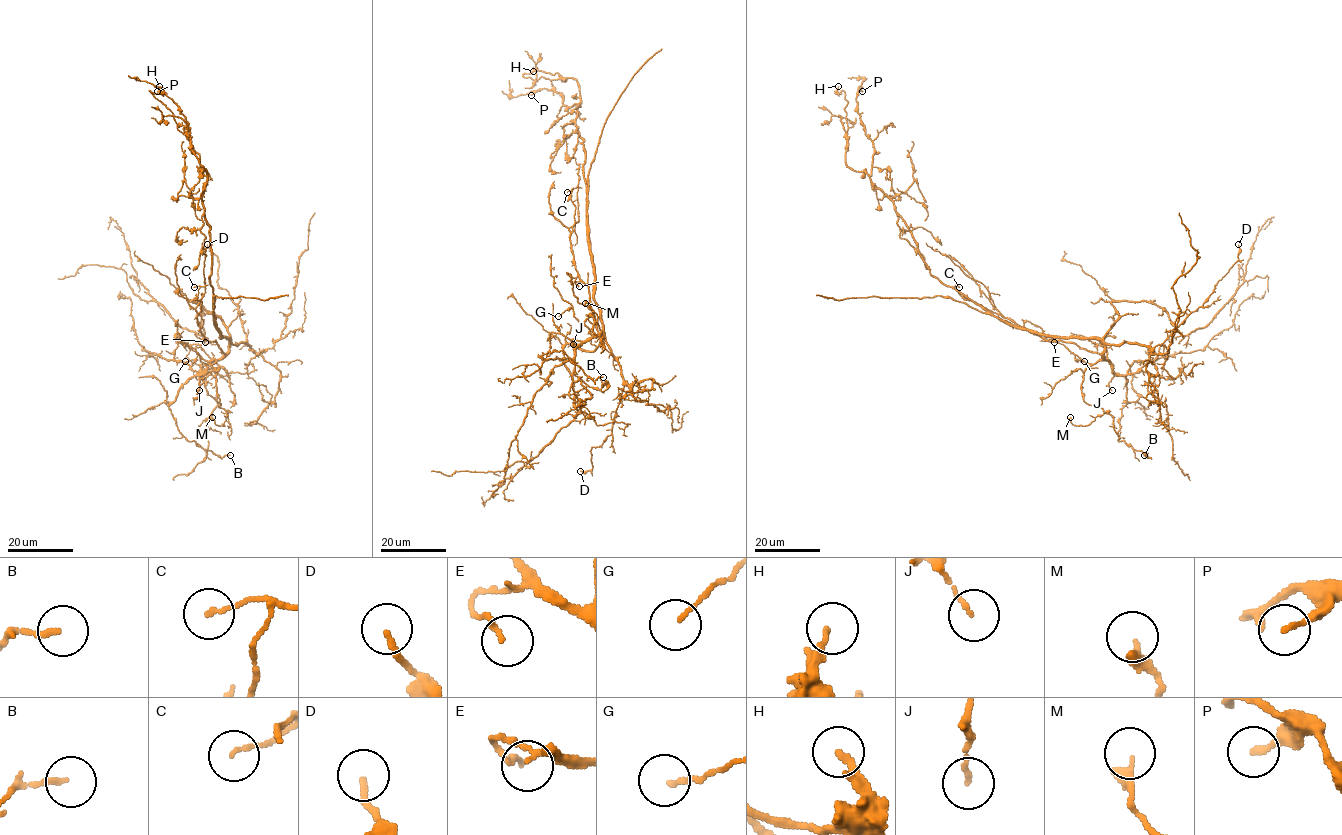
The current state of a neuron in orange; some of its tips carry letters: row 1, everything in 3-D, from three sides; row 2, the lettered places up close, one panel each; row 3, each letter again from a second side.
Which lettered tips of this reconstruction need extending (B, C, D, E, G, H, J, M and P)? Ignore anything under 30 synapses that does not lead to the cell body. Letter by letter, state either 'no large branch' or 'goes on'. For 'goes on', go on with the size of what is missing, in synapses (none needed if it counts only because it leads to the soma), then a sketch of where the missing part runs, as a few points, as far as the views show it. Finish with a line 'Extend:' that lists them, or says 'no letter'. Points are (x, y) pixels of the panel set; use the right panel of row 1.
B: no large branch
C: no large branch
D: no large branch
E: no large branch
G: no large branch
H: no large branch
J: no large branch
M: no large branch
P: no large branch
Extend: no letter

